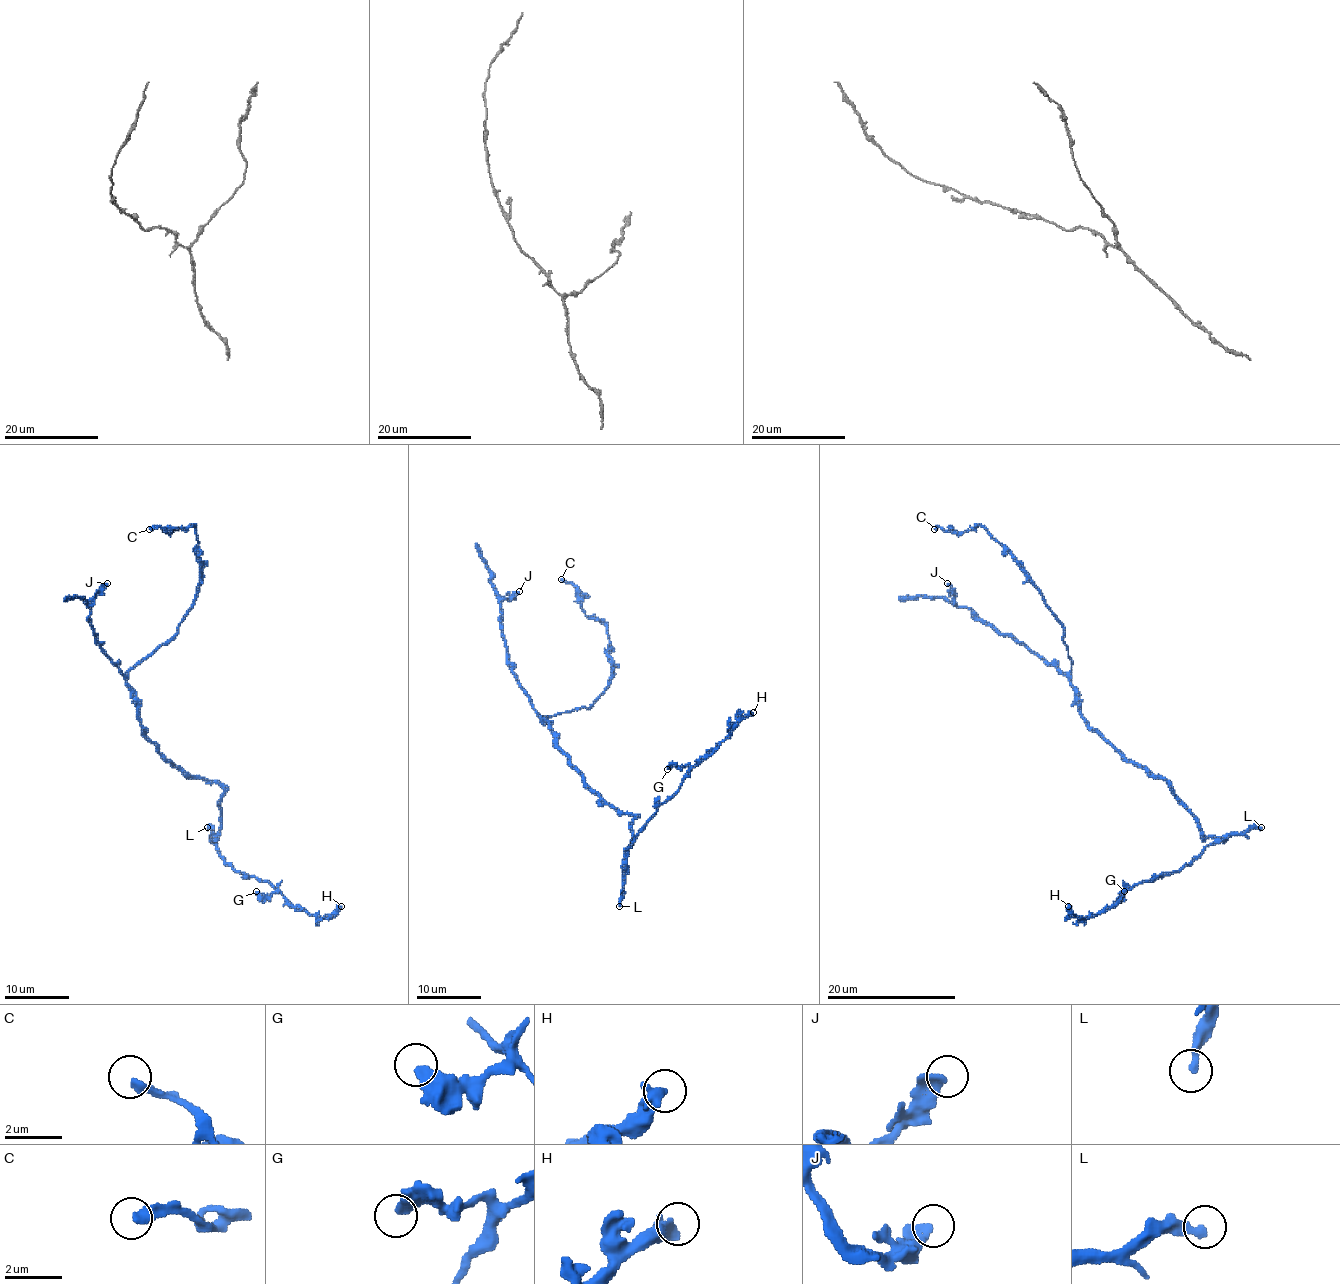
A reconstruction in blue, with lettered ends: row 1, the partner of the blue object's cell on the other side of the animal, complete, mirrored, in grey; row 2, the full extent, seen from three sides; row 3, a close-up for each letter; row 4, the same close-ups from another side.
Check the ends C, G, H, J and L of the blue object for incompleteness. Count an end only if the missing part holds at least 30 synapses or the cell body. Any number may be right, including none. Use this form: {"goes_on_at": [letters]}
{"goes_on_at": []}

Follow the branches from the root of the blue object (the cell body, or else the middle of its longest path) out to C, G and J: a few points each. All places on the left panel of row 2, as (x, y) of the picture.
C: (159, 751), (141, 725), (127, 677), (177, 632), (194, 603), (199, 556), (193, 525), (170, 533), (149, 529)
G: (159, 751), (182, 770), (223, 790), (215, 850), (235, 870), (277, 890), (256, 891)
J: (159, 751), (141, 725), (135, 690), (96, 643), (90, 606), (107, 583)

